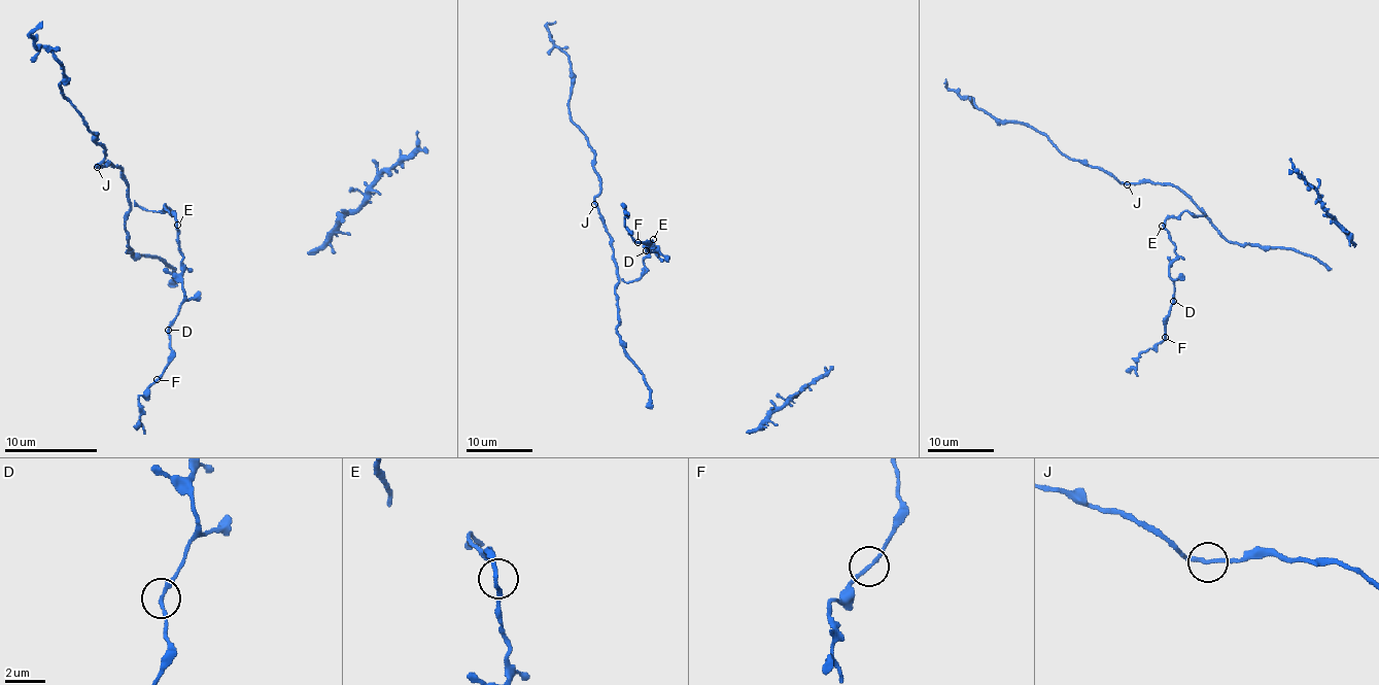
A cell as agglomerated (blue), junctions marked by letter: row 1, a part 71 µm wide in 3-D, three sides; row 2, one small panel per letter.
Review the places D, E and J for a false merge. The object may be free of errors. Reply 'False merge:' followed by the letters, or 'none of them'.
False merge: none of them

